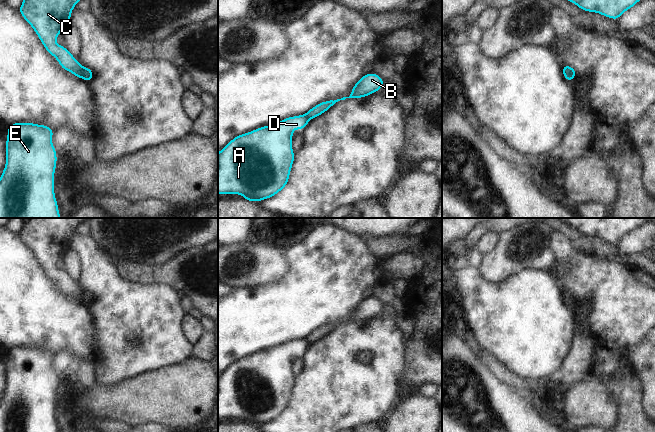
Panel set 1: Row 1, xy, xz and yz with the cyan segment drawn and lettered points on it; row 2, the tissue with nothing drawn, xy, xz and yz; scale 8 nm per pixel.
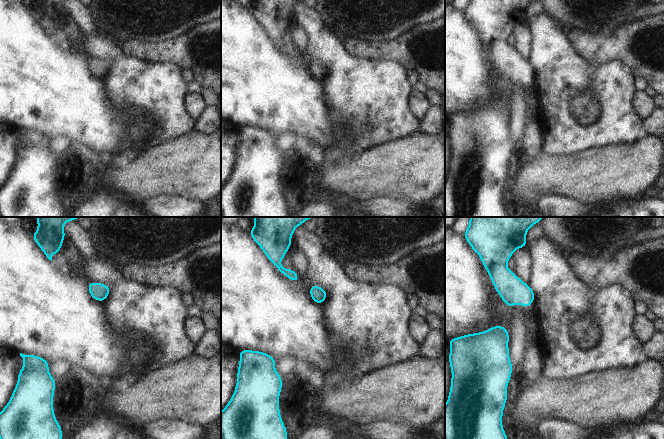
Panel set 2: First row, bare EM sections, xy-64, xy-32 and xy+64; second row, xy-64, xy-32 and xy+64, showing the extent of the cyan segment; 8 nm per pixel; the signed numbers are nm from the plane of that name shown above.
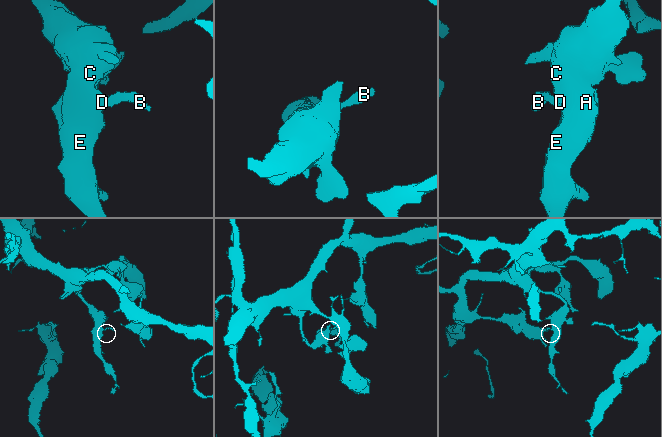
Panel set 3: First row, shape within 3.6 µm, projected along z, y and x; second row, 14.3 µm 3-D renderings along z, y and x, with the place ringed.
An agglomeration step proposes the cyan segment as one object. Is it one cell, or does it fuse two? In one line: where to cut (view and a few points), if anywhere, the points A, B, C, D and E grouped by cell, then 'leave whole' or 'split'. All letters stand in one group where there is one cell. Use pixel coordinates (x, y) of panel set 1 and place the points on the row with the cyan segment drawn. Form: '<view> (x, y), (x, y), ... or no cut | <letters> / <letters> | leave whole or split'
xy (82, 67), (81, 76) | A C D E / B | split

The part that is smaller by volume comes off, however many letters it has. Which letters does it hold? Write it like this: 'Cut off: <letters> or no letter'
Cut off: B

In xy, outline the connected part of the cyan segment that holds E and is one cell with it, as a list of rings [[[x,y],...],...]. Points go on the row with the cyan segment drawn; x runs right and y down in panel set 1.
[[[14,123],[8,126],[8,136],[6,141],[6,166],[0,177],[0,218],[60,218],[58,205],[54,195],[54,171],[56,168],[56,148],[52,146],[52,134],[54,130],[45,126],[33,123]]]

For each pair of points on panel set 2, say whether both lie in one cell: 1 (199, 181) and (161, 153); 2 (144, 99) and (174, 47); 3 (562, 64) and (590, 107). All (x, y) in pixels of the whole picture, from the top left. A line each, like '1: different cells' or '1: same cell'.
1: same cell
2: different cells
3: same cell

